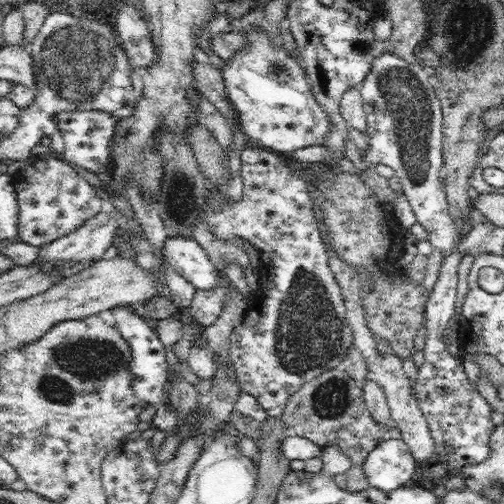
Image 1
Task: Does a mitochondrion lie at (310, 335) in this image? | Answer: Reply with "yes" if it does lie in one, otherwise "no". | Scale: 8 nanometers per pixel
yes

